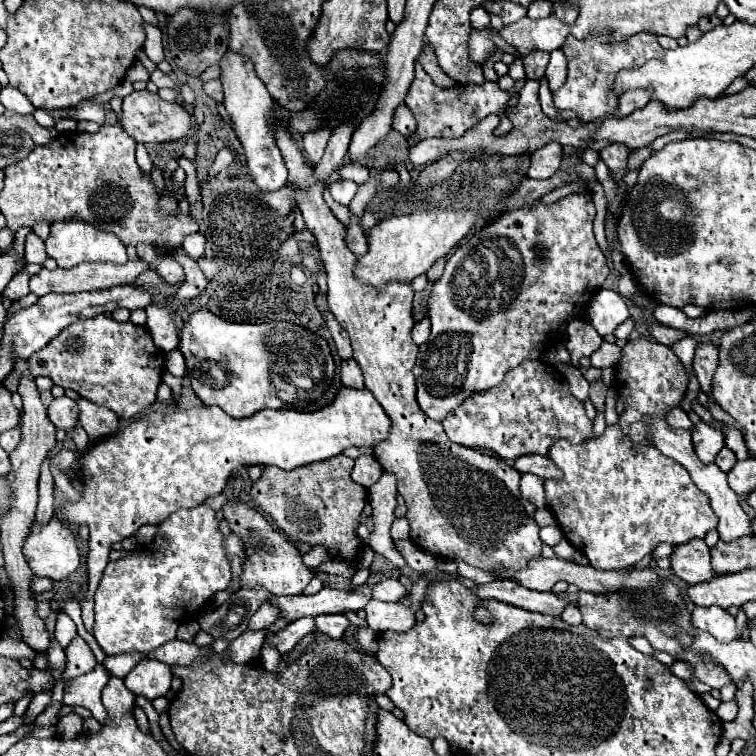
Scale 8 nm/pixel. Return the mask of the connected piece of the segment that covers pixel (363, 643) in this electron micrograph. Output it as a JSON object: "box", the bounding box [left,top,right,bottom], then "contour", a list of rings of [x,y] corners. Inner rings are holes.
{"box":[358,627,378,655],"contour":[[[370,627],[358,629],[358,644],[364,653],[375,655],[378,649],[378,640],[376,633]]]}

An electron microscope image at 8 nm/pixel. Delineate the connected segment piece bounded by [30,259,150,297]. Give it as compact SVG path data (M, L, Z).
M142 259L138 261L128 261L126 265L114 265L114 263L80 263L72 269L42 269L38 275L30 277L30 291L36 293L38 297L44 297L48 293L80 293L80 291L102 291L102 289L112 289L118 285L128 285L132 283L140 273L150 269L150 265Z

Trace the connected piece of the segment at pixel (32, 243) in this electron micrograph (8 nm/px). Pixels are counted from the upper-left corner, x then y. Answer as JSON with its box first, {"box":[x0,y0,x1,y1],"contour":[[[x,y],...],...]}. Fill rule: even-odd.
{"box":[24,233,48,265],"contour":[[[30,233],[26,237],[26,253],[24,253],[24,259],[26,259],[26,263],[38,263],[38,265],[42,265],[48,259],[44,241],[36,233]]]}

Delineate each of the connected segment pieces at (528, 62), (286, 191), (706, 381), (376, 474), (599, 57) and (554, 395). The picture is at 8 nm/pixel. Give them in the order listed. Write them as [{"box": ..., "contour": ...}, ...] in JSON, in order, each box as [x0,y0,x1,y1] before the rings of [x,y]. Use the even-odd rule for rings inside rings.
[{"box":[522,51,550,81],"contour":[[[532,51],[532,53],[528,53],[528,55],[522,59],[522,61],[524,61],[524,69],[526,69],[526,77],[540,81],[540,79],[544,77],[548,59],[550,59],[550,55],[548,55],[548,53],[542,53],[542,51]]]},{"box":[262,185,296,215],"contour":[[[284,185],[282,189],[278,189],[274,193],[264,193],[262,199],[278,215],[288,215],[292,211],[292,205],[296,203],[296,187]]]},{"box":[694,343,718,393],"contour":[[[698,343],[694,355],[694,373],[704,393],[710,393],[710,381],[718,367],[718,347],[714,343]]]},{"box":[352,455,382,489],"contour":[[[360,455],[356,459],[356,465],[352,469],[352,479],[356,483],[360,483],[362,487],[368,489],[380,479],[380,475],[382,475],[382,467],[372,455]]]},{"box":[554,33,662,121],"contour":[[[652,33],[632,35],[632,39],[622,43],[608,43],[604,37],[588,37],[588,39],[574,39],[572,35],[566,37],[562,51],[568,59],[568,79],[566,83],[554,93],[554,105],[562,109],[572,109],[578,117],[586,121],[594,121],[600,115],[610,115],[618,107],[618,95],[612,91],[614,77],[620,69],[634,69],[644,65],[648,59],[660,59],[662,47]]]},{"box":[442,359,594,461],"contour":[[[526,359],[508,371],[500,385],[464,399],[460,407],[444,417],[442,425],[454,443],[494,451],[506,461],[514,461],[526,453],[546,455],[558,439],[566,437],[572,443],[580,443],[594,431],[584,403],[570,393],[568,381],[540,359]]]}]

